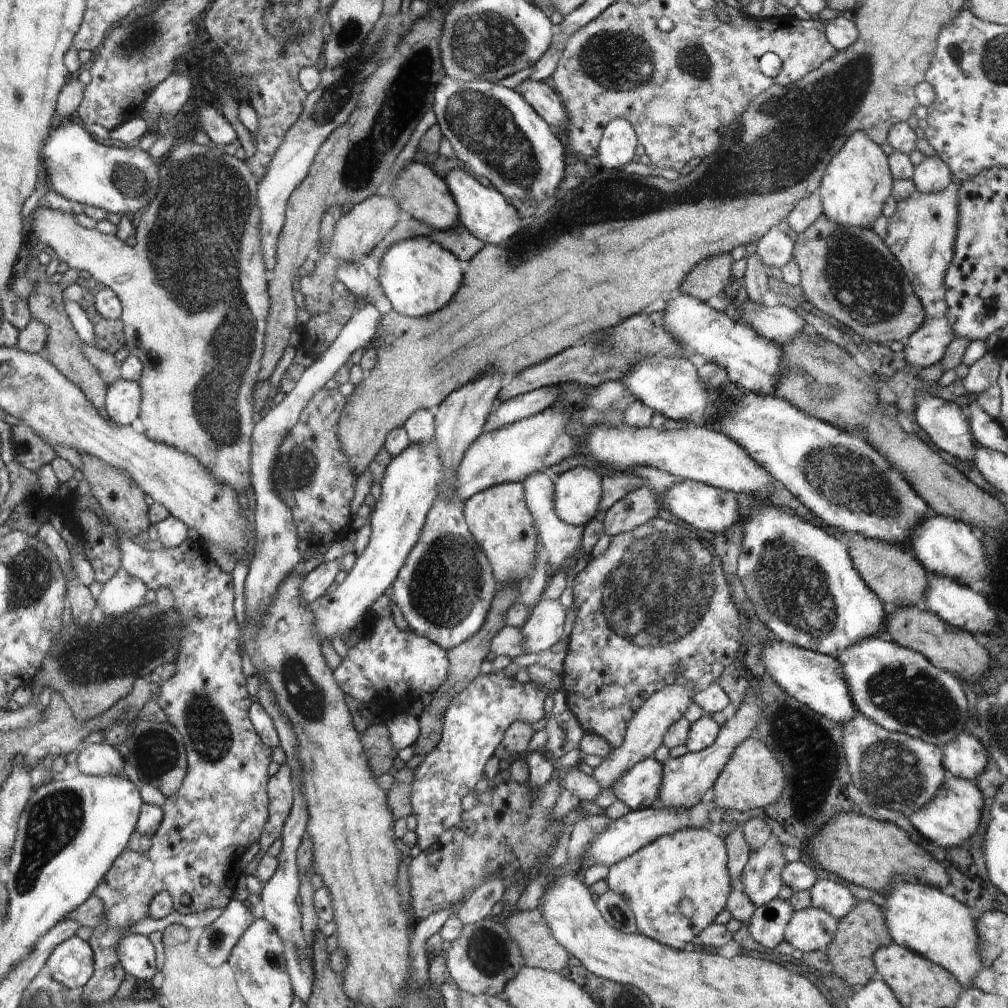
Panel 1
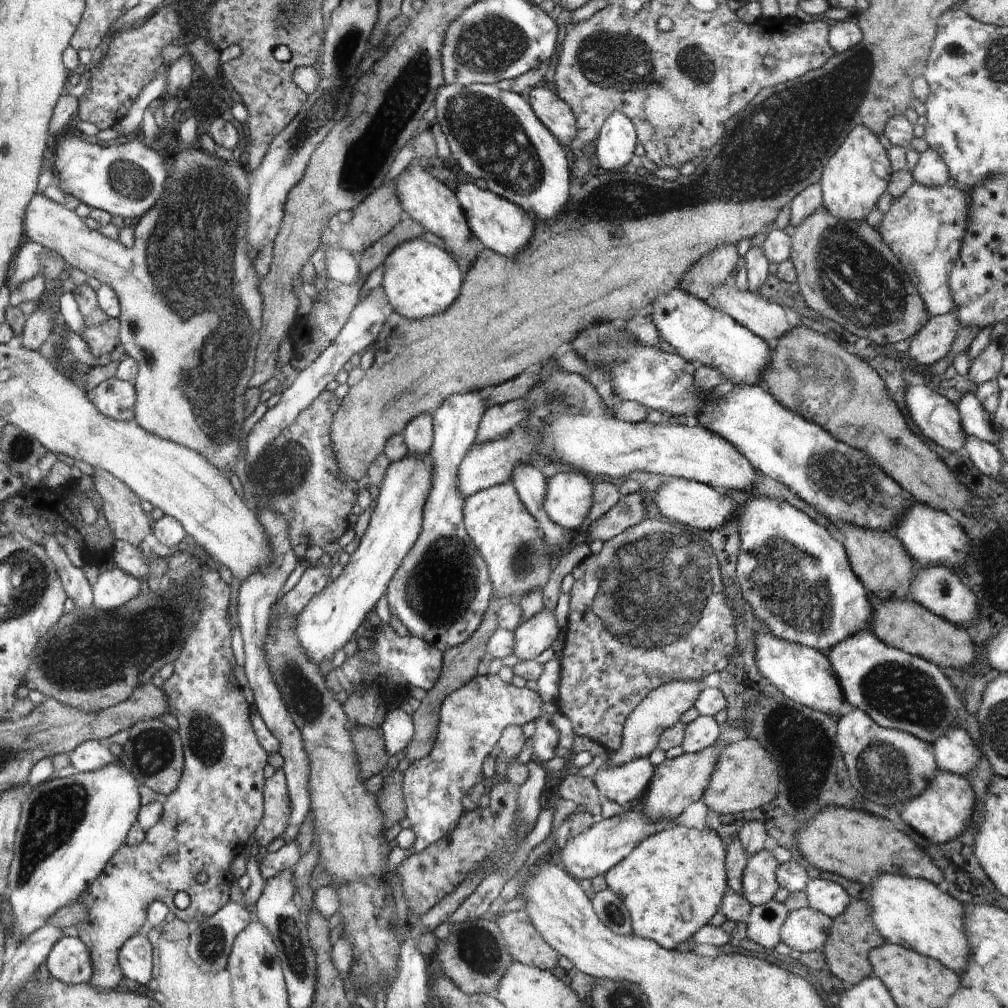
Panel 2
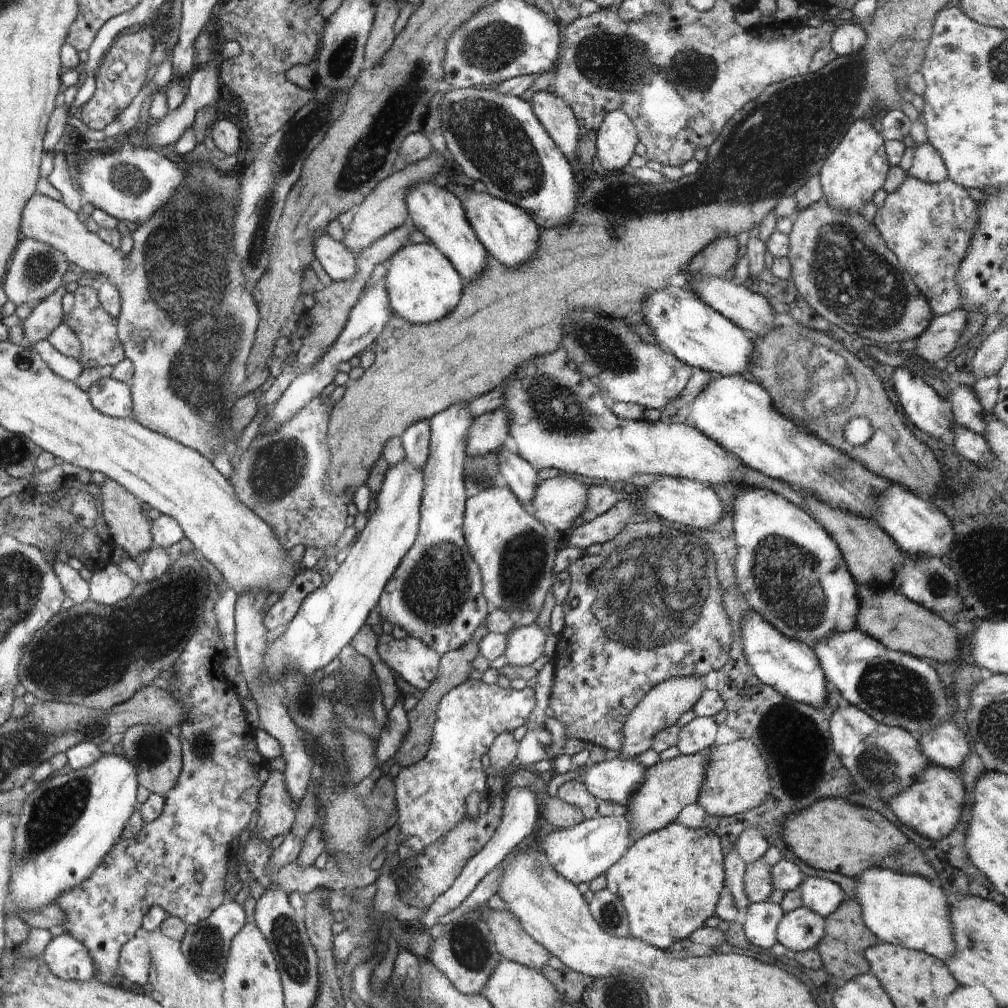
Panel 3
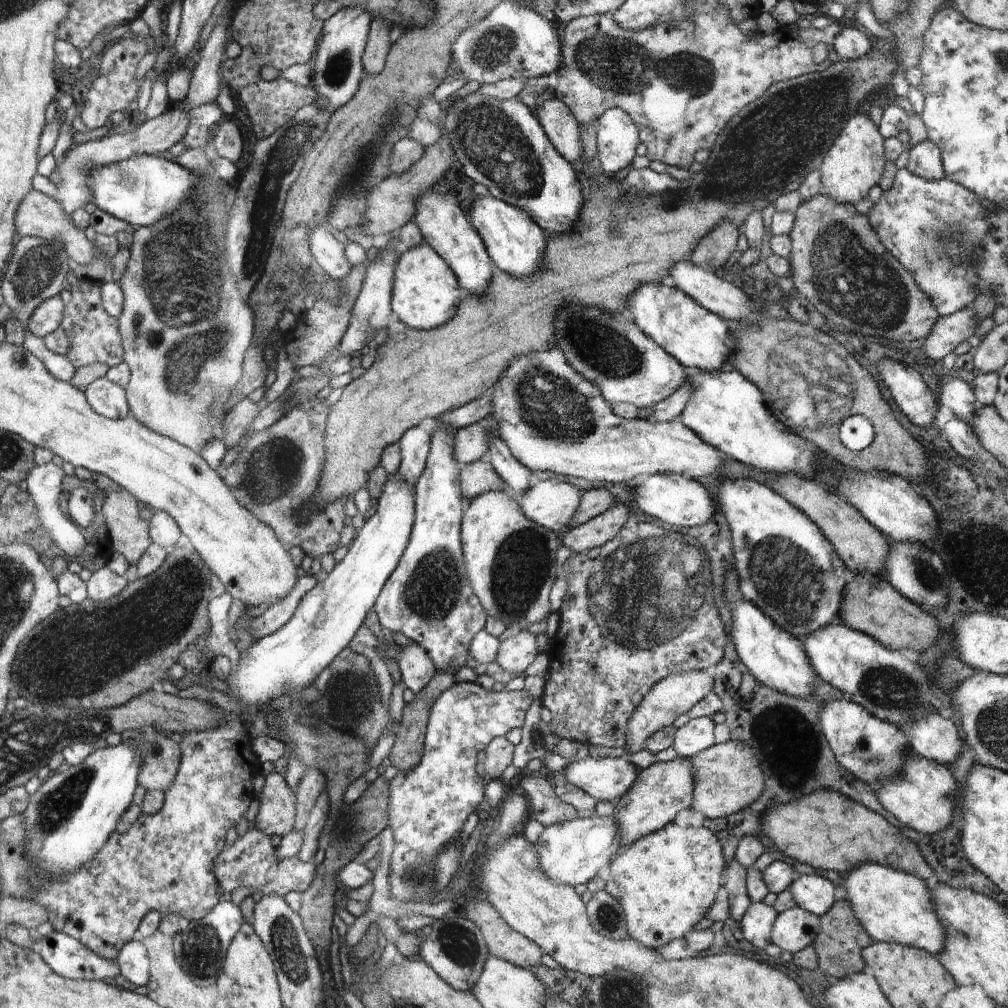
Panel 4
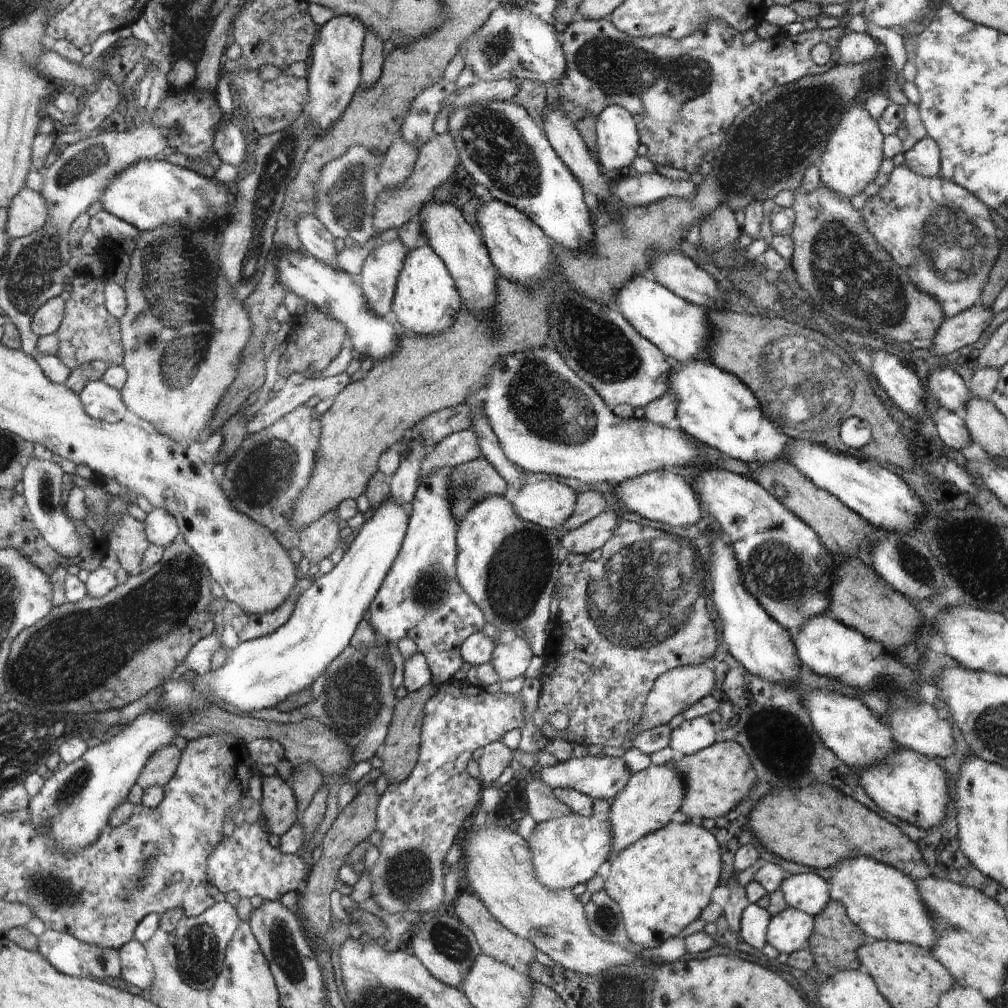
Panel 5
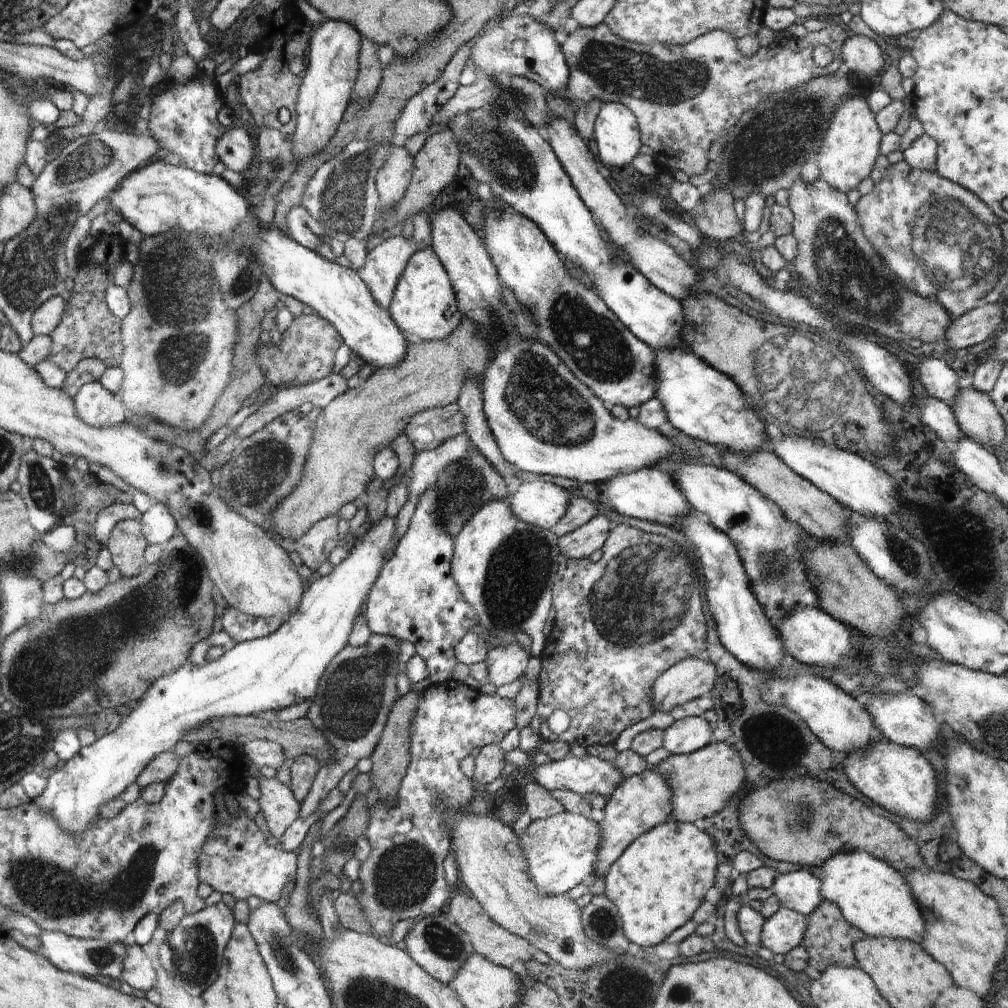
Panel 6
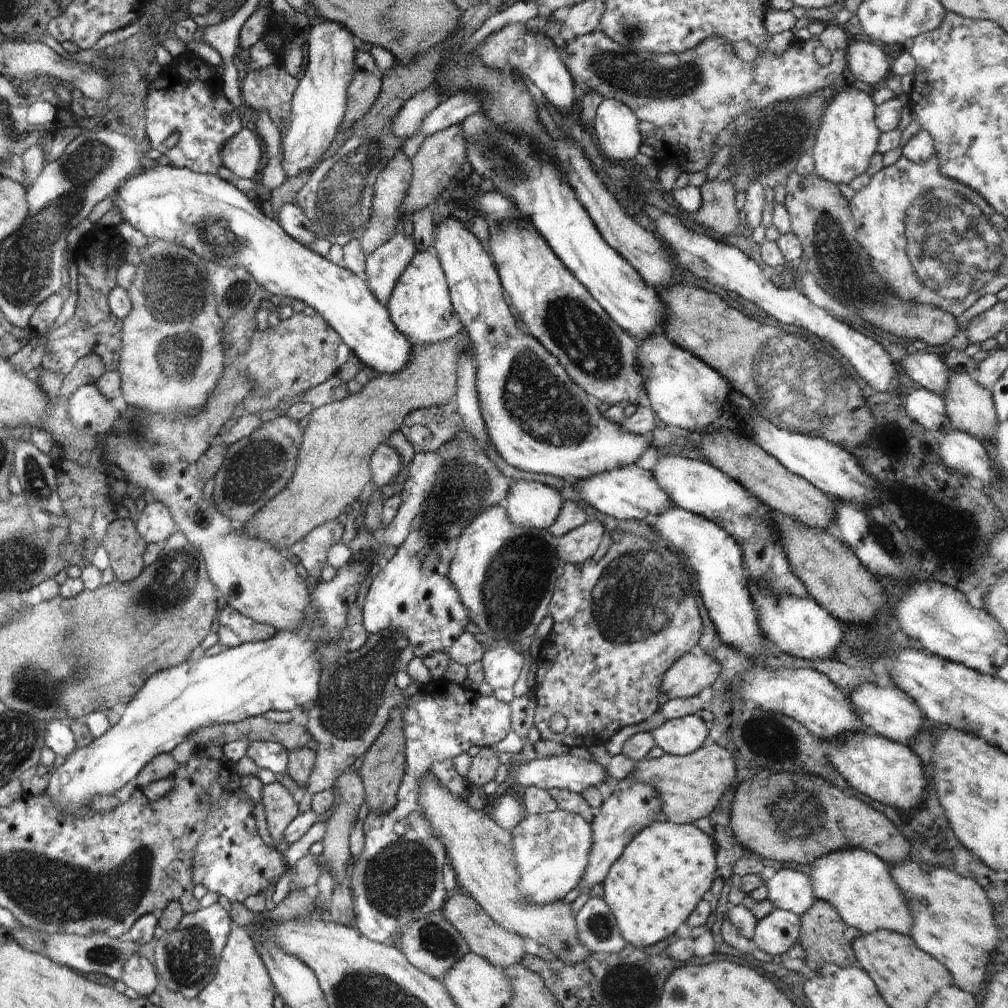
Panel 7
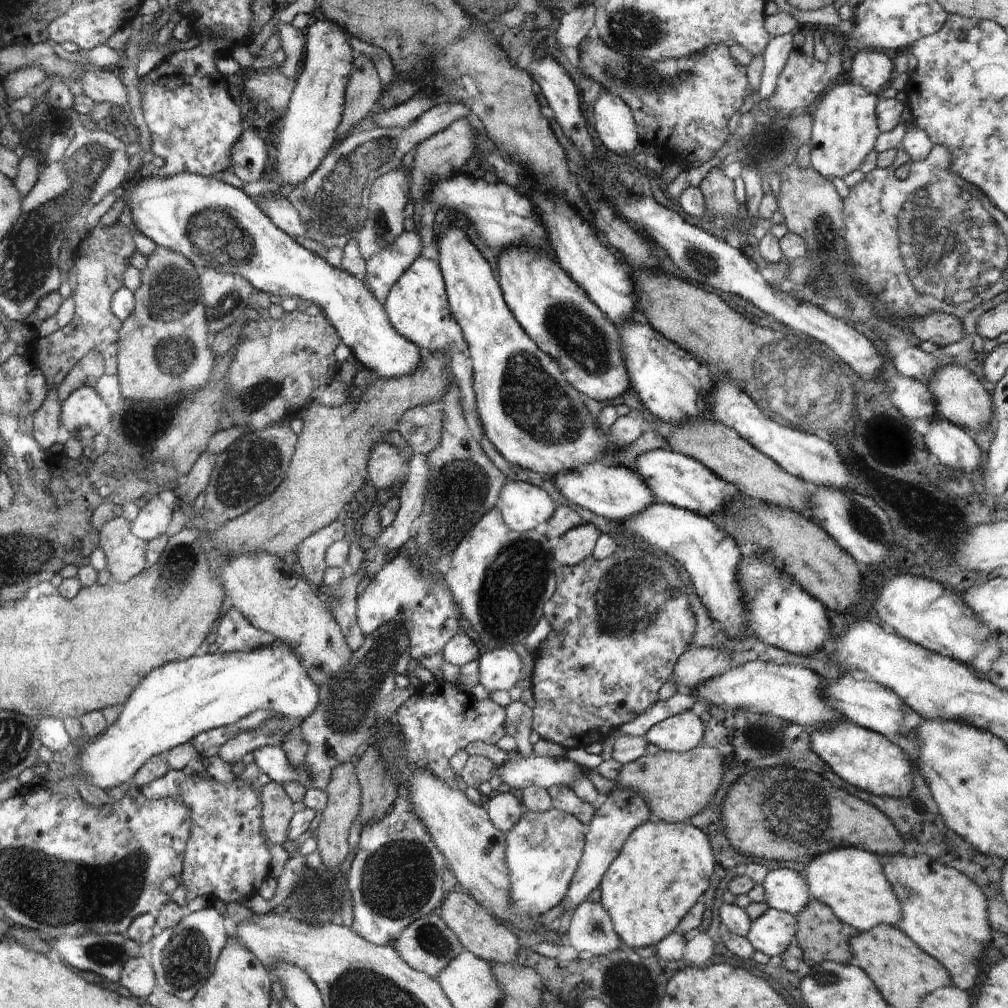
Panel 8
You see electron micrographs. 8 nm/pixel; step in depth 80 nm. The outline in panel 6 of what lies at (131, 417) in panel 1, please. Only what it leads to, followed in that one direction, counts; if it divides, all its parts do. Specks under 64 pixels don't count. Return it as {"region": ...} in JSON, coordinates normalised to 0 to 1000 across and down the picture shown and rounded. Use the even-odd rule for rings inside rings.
{"region":[[[85,380],[72,395],[76,412],[92,424],[108,424],[123,420],[123,401],[117,393],[99,381]]]}

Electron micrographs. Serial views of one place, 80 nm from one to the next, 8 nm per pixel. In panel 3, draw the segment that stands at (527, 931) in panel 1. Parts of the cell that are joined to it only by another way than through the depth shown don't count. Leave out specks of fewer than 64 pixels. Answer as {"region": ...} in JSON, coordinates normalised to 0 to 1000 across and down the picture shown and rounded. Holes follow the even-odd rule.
{"region":[[[482,901],[474,909],[490,926],[492,940],[498,950],[533,962],[543,958],[547,944],[520,923],[508,904]]]}

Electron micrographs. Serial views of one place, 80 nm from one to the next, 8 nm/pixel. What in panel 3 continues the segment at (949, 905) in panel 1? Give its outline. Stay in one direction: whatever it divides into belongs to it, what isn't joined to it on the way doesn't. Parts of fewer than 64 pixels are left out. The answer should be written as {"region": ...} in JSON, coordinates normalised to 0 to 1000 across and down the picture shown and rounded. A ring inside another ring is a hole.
{"region":[[[865,860],[850,872],[850,887],[858,918],[871,934],[893,938],[939,953],[948,944],[941,890],[936,882],[911,868],[898,868],[883,862]]]}

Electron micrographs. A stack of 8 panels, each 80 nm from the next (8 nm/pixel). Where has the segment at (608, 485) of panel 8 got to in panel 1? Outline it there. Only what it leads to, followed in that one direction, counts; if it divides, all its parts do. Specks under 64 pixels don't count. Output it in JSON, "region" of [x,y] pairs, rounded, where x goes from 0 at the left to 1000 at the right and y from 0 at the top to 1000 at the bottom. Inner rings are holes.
{"region":[[[679,475],[667,482],[660,490],[658,502],[675,516],[702,528],[718,528],[736,517],[729,488],[688,476]]]}

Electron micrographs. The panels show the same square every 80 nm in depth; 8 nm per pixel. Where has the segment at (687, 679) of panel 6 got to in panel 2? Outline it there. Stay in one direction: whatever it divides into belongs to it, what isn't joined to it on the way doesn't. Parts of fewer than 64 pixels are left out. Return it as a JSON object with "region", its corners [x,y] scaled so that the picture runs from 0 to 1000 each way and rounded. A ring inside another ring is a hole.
{"region":[[[667,676],[646,687],[621,714],[618,722],[618,736],[613,745],[605,746],[602,756],[597,762],[614,761],[629,753],[643,752],[644,748],[653,740],[657,725],[665,722],[675,714],[675,710],[686,700],[695,686],[697,679],[692,676]]]}

